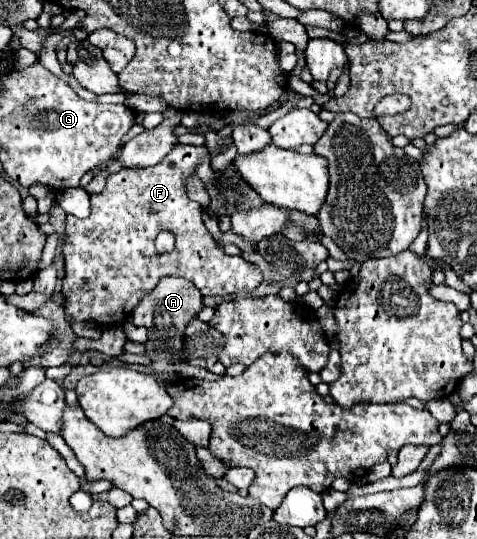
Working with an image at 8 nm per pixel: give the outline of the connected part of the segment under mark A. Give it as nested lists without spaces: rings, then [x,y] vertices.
[[[164,276],[154,290],[144,294],[144,298],[138,302],[138,306],[132,310],[132,324],[134,326],[146,326],[146,328],[158,328],[148,330],[148,342],[146,342],[146,354],[154,358],[150,368],[160,374],[174,372],[176,362],[182,362],[182,336],[184,336],[184,324],[196,316],[196,312],[202,308],[202,294],[196,292],[196,286],[188,284],[190,280],[180,276]]]

